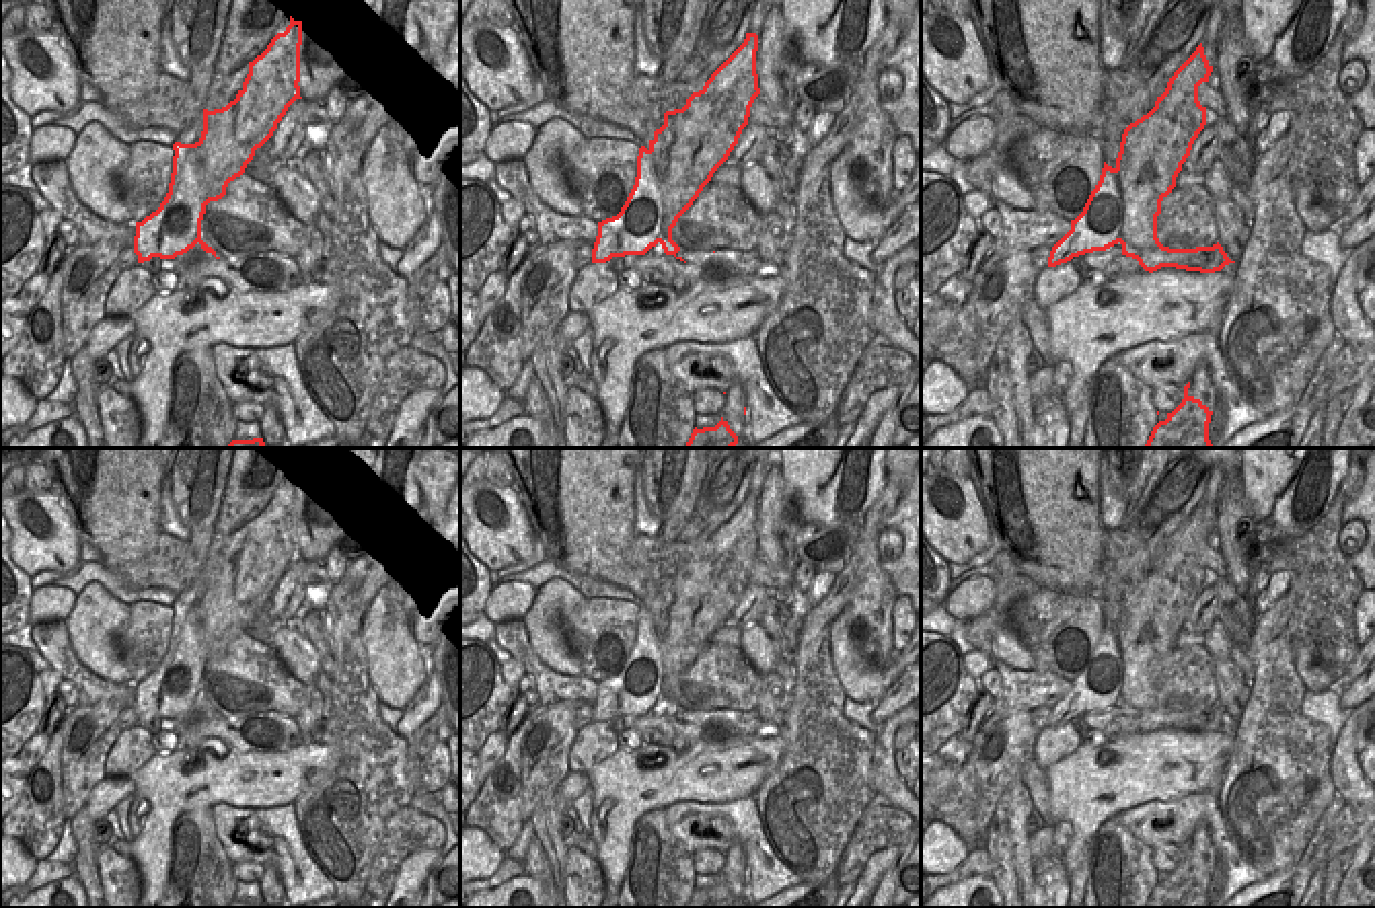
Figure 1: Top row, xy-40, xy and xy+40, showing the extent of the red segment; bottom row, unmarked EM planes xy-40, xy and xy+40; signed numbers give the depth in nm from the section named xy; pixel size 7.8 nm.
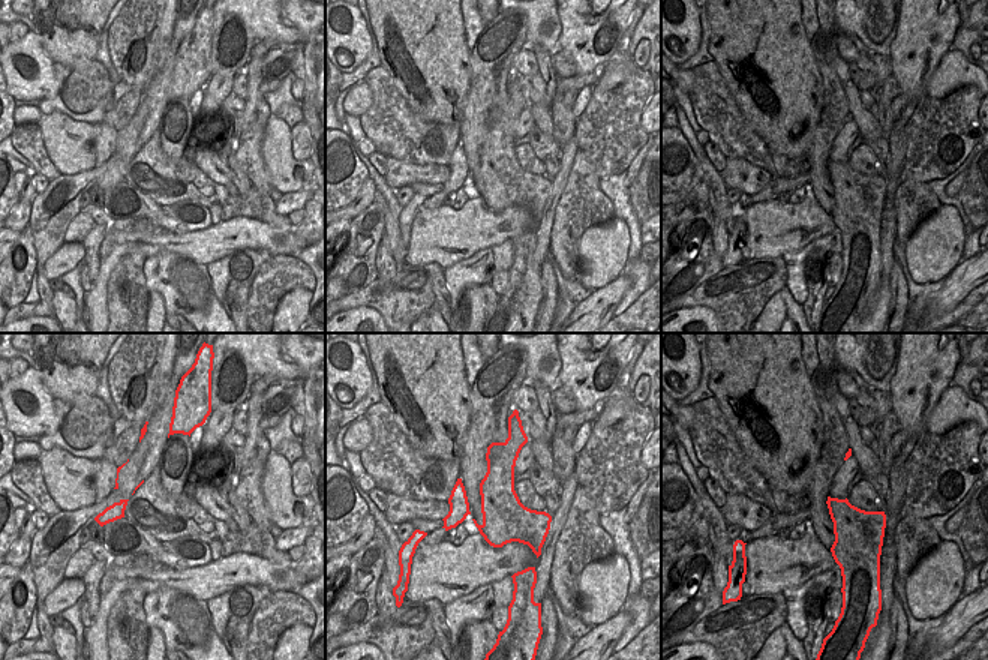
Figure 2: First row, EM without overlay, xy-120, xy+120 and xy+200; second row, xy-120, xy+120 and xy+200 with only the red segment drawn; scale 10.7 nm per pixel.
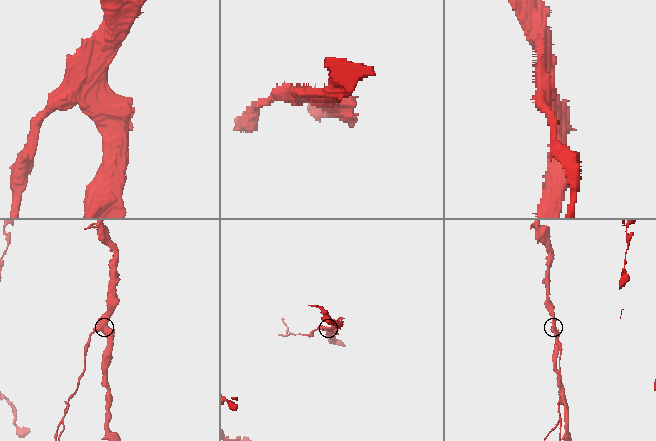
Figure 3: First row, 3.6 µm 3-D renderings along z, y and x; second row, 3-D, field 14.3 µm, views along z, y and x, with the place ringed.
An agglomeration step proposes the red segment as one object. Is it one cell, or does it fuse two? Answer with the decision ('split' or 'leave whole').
split

